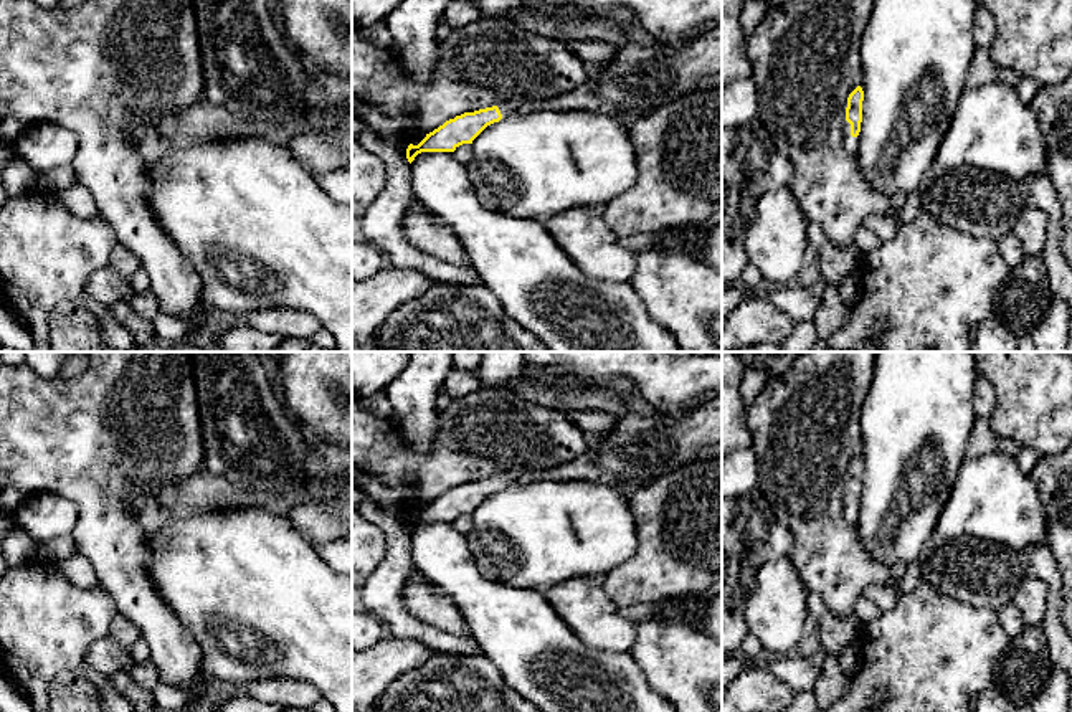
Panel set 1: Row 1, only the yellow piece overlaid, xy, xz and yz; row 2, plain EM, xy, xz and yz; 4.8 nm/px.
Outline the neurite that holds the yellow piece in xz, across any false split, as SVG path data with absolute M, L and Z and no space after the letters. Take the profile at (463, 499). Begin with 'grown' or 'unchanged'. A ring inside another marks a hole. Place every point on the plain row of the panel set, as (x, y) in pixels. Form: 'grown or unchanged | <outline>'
grown | M588 436L588 449L570 463L563 463L547 471L534 472L524 469L520 472L499 472L497 476L479 479L474 482L464 482L454 489L446 491L443 496L426 504L418 514L410 514L406 519L406 529L411 534L421 522L454 522L462 514L472 514L472 510L491 494L499 492L512 484L530 484L534 481L552 482L606 482L614 484L621 476L603 471L596 463L596 436Z

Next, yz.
grown | M857 456L847 468L846 489L842 494L842 512L849 524L856 525L859 519L859 502L862 492L864 461Z

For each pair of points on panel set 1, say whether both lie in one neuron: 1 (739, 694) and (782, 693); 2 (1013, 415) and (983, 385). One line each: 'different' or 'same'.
1: same
2: different

